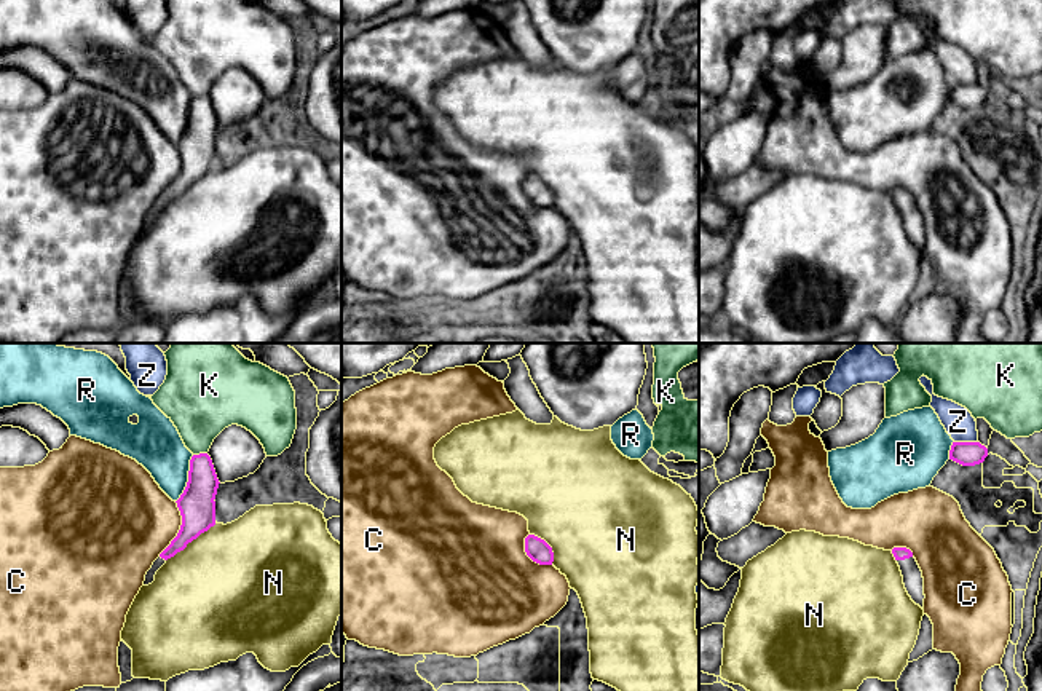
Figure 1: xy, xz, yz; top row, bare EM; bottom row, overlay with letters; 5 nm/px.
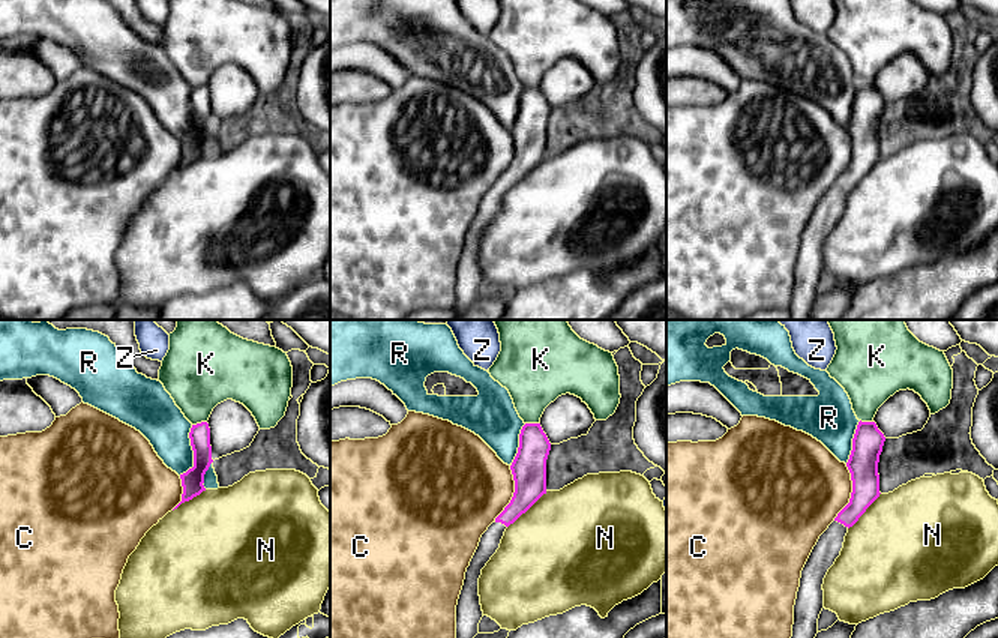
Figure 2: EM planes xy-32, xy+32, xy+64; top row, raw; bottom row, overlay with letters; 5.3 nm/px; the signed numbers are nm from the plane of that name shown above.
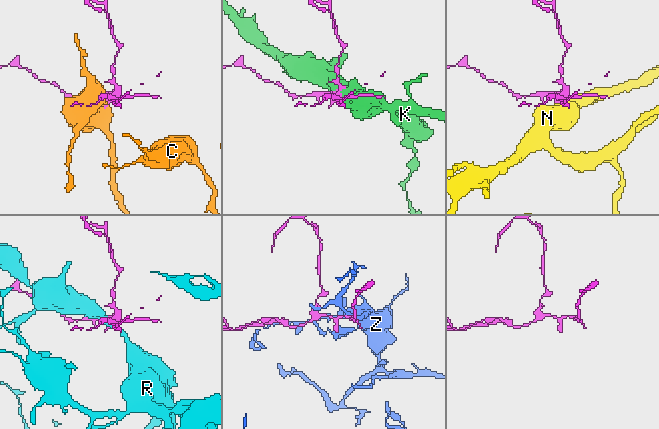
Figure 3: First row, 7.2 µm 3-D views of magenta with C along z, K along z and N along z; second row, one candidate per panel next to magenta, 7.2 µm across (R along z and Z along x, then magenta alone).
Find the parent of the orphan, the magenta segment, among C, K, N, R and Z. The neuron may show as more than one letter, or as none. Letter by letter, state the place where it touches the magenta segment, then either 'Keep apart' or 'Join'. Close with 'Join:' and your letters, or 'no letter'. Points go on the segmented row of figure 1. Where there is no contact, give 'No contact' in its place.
C: Touches magenta at xy (181, 529). Keep apart
K: Touches magenta at xy (200, 454). Keep apart
N: Touches magenta at xy (190, 541). Keep apart
R: Touches magenta at xy (189, 479). Keep apart
Z: Touches magenta at yz (966, 442). Keep apart
Join: no letter

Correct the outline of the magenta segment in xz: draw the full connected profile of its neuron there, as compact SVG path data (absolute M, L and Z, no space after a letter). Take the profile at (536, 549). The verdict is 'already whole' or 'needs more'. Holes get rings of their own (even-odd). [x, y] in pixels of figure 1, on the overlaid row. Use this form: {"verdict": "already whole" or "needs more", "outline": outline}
{"verdict": "already whole", "outline": "M528 535L525 538L525 552L533 562L539 565L552 565L554 562L552 547L535 535Z"}

